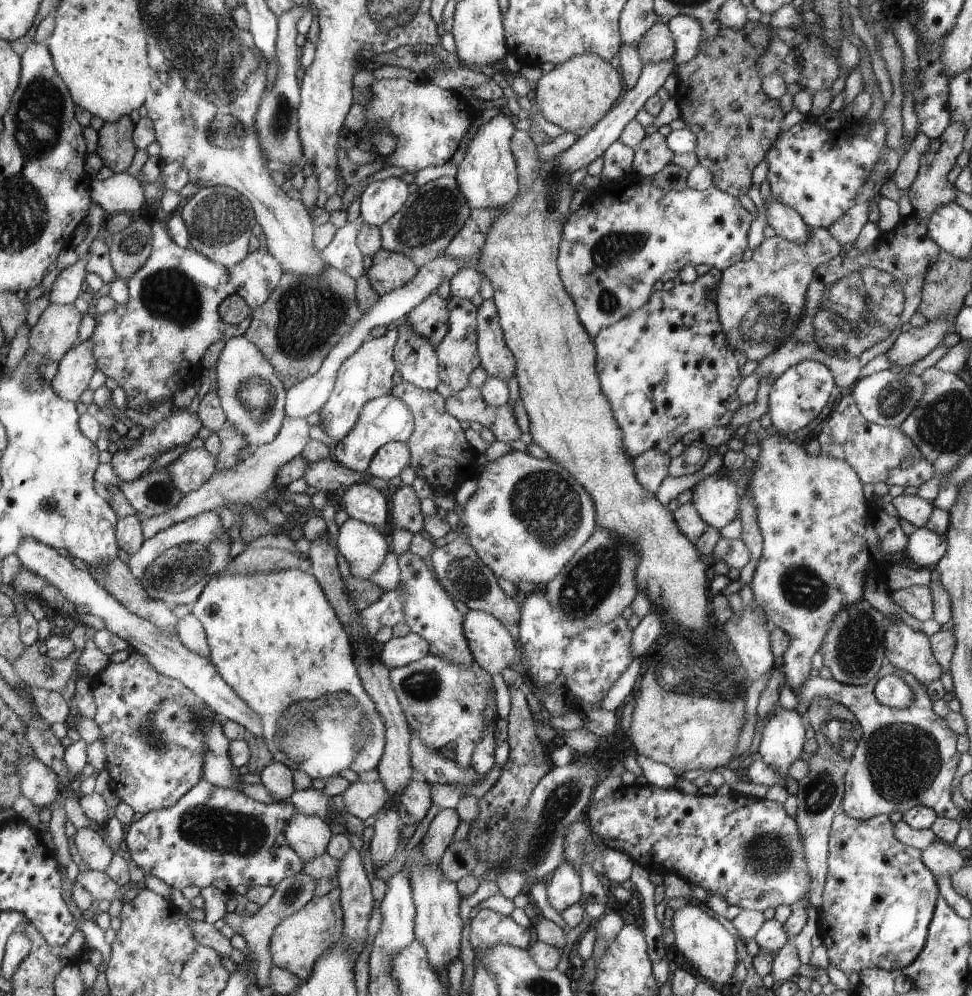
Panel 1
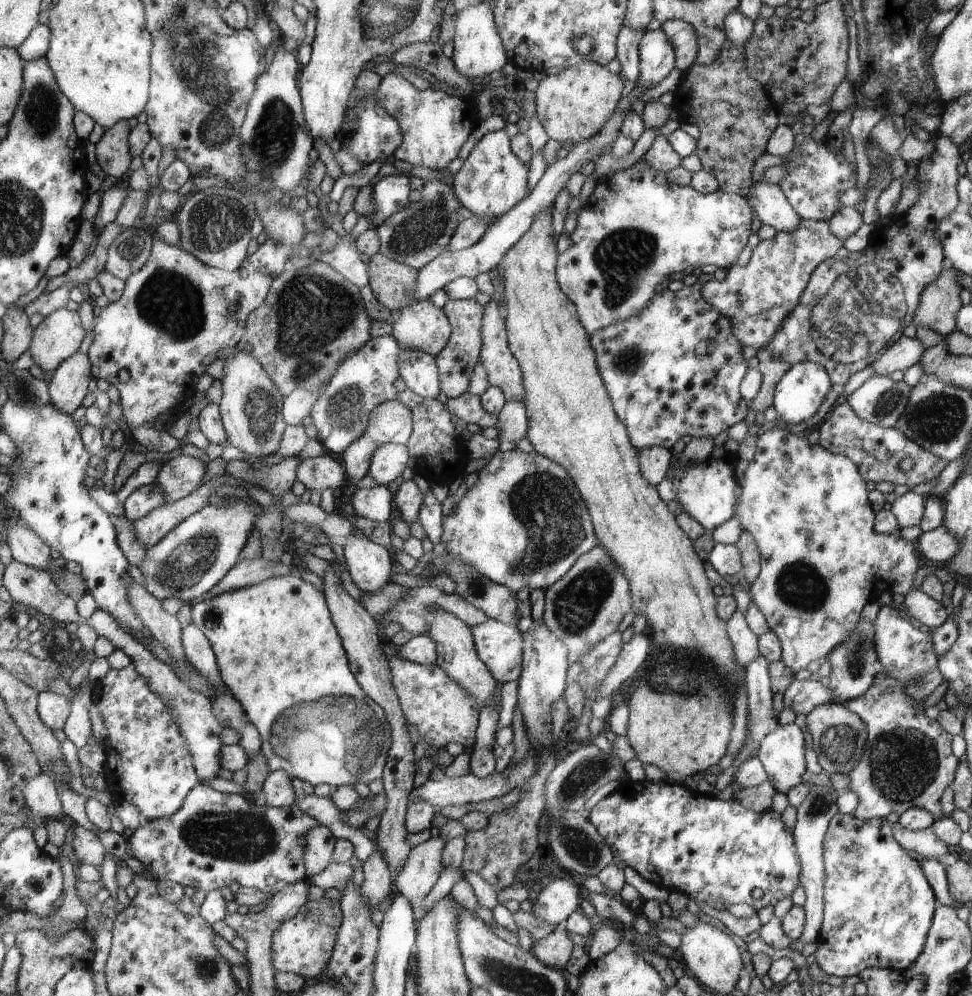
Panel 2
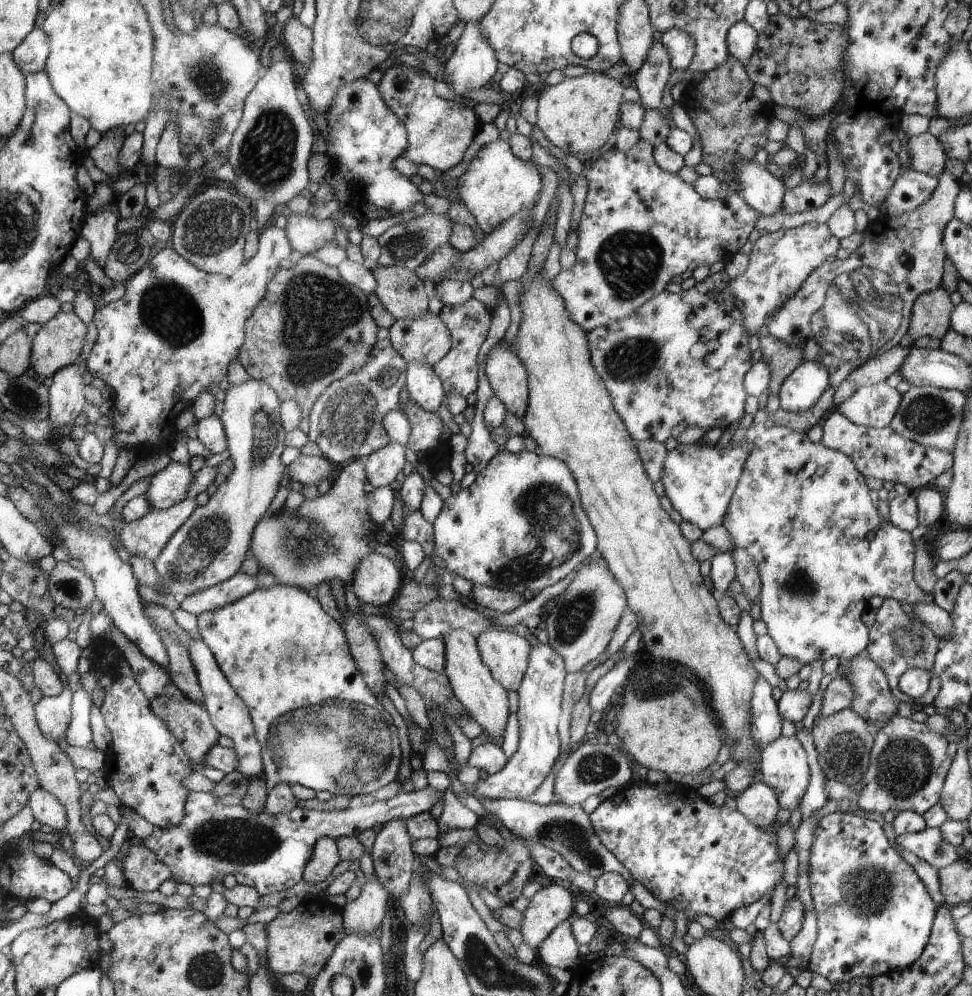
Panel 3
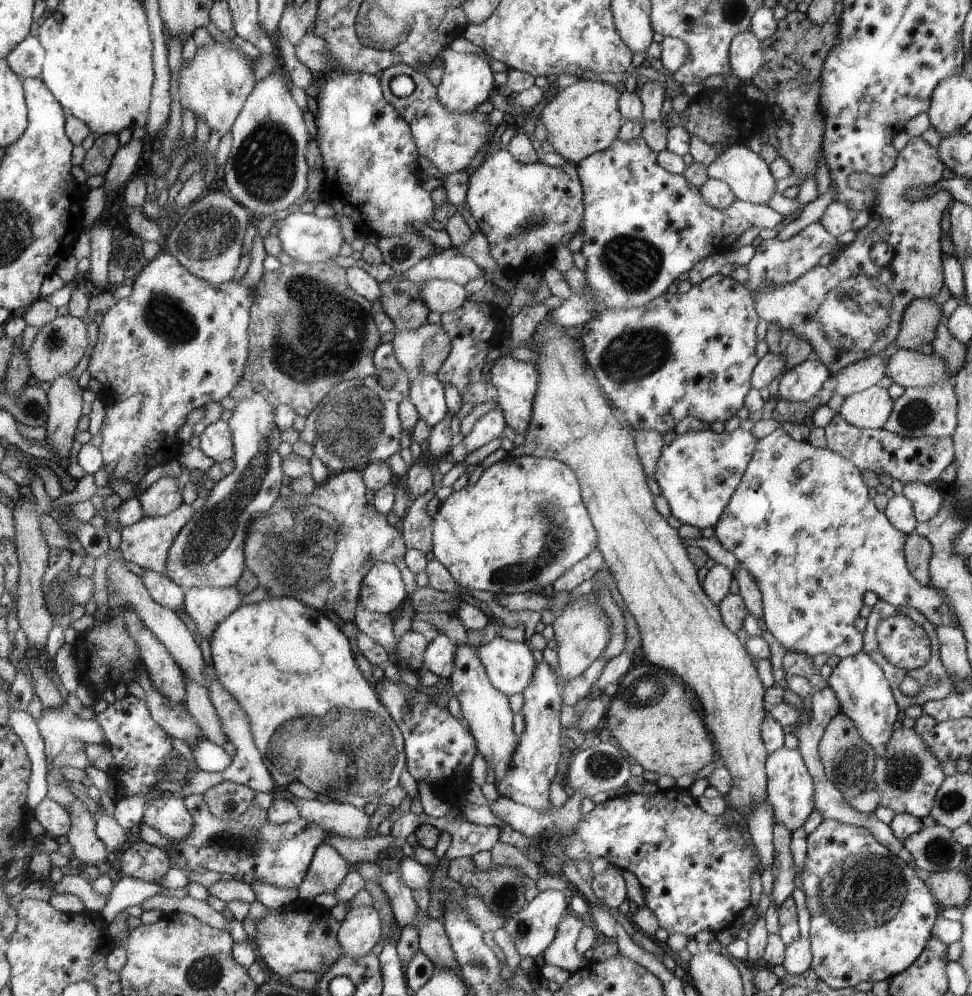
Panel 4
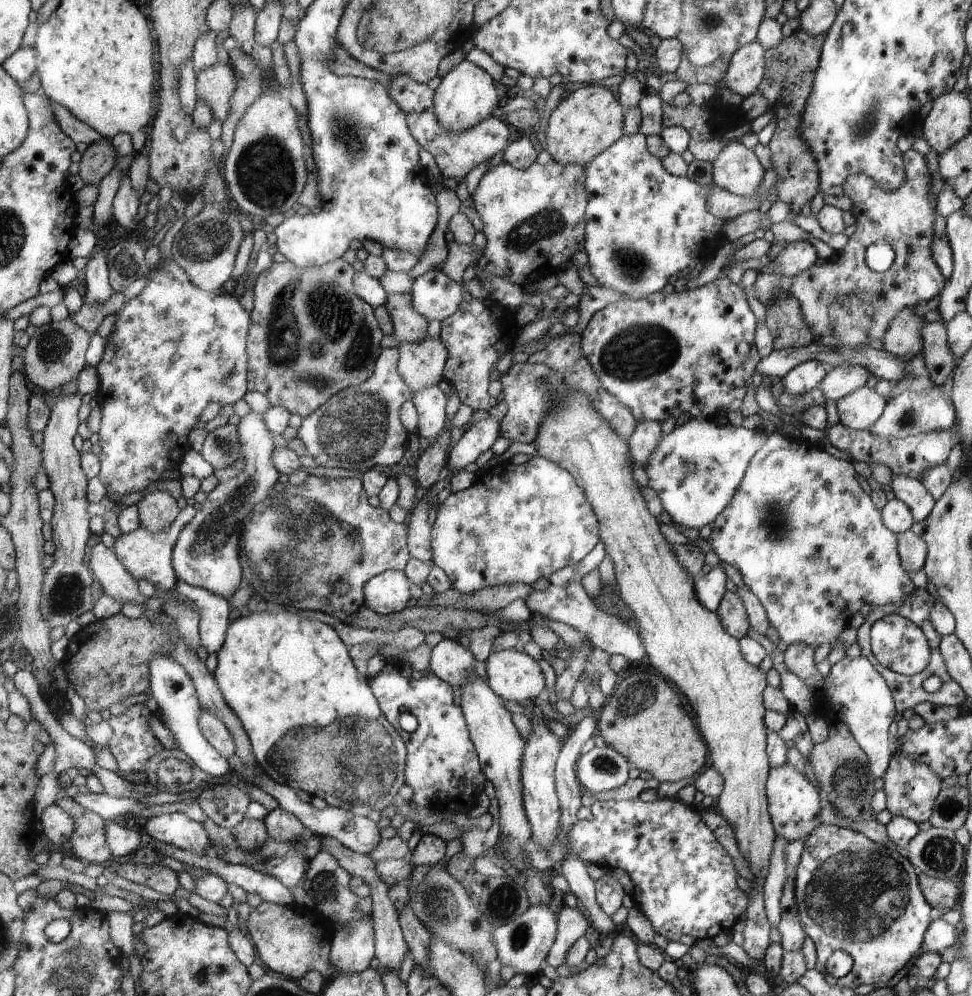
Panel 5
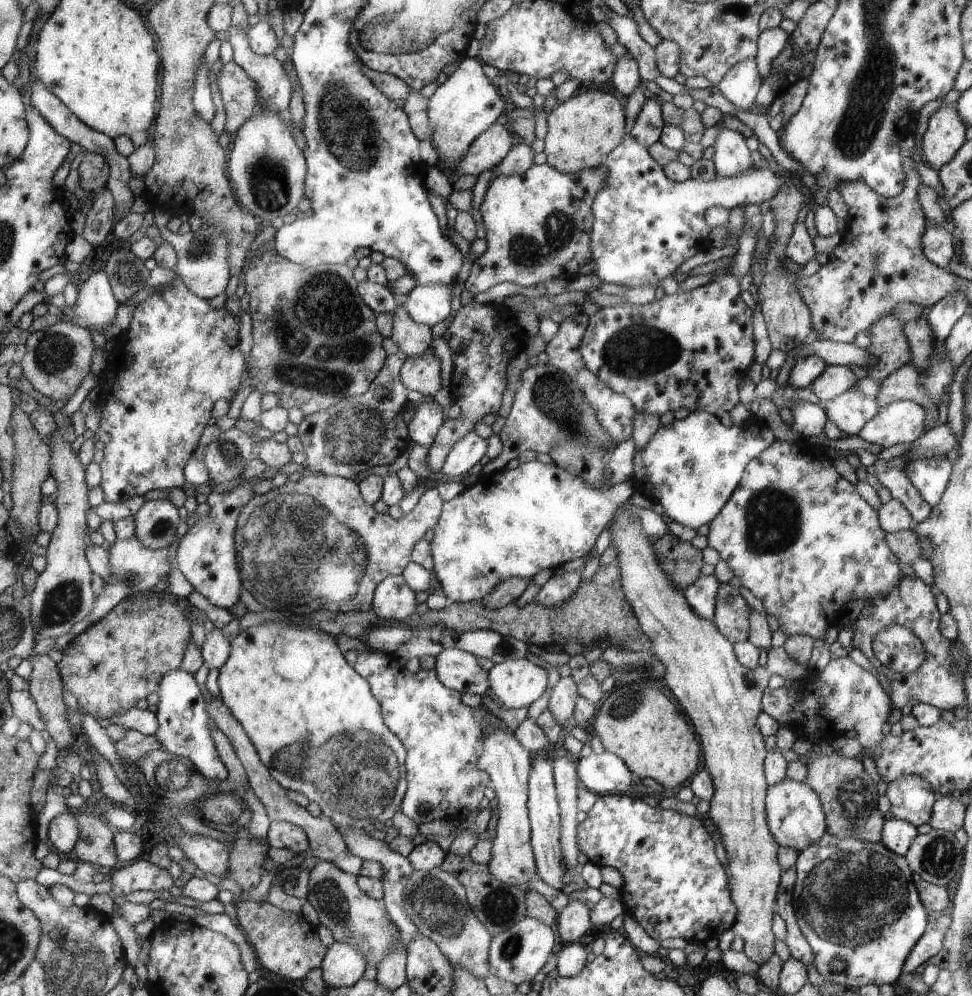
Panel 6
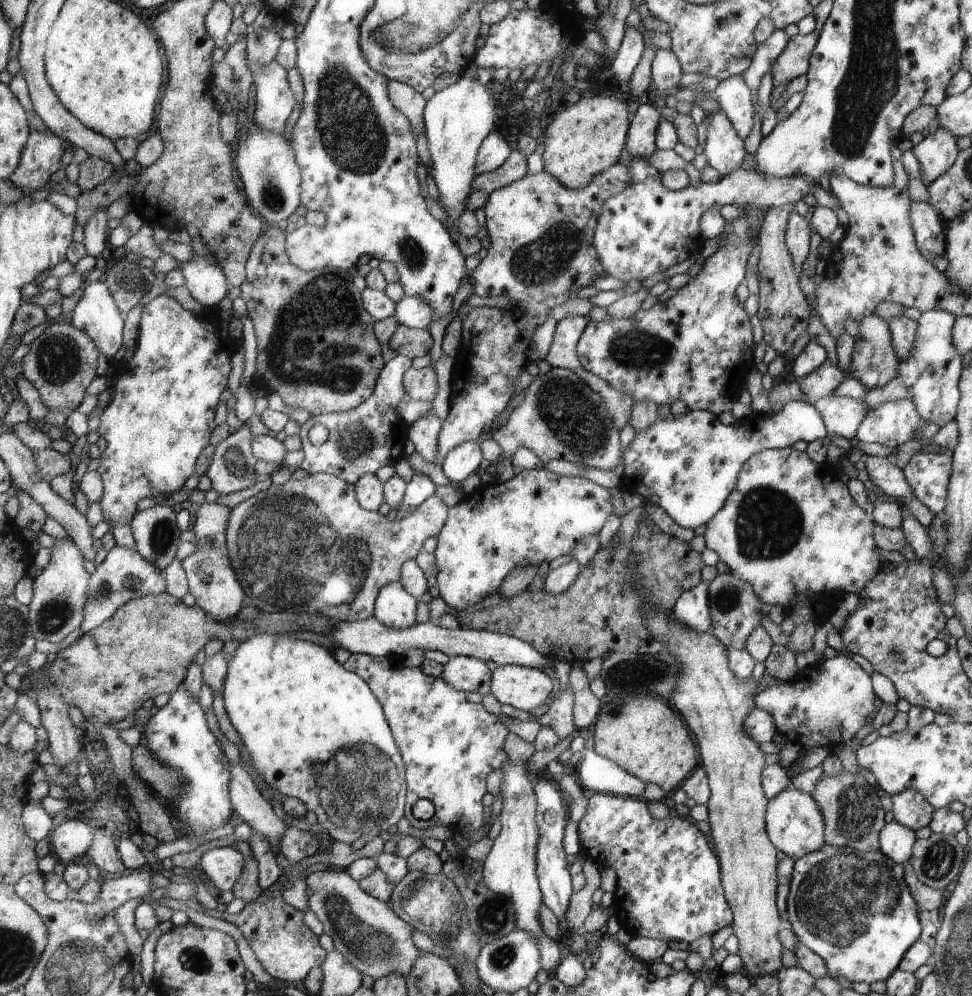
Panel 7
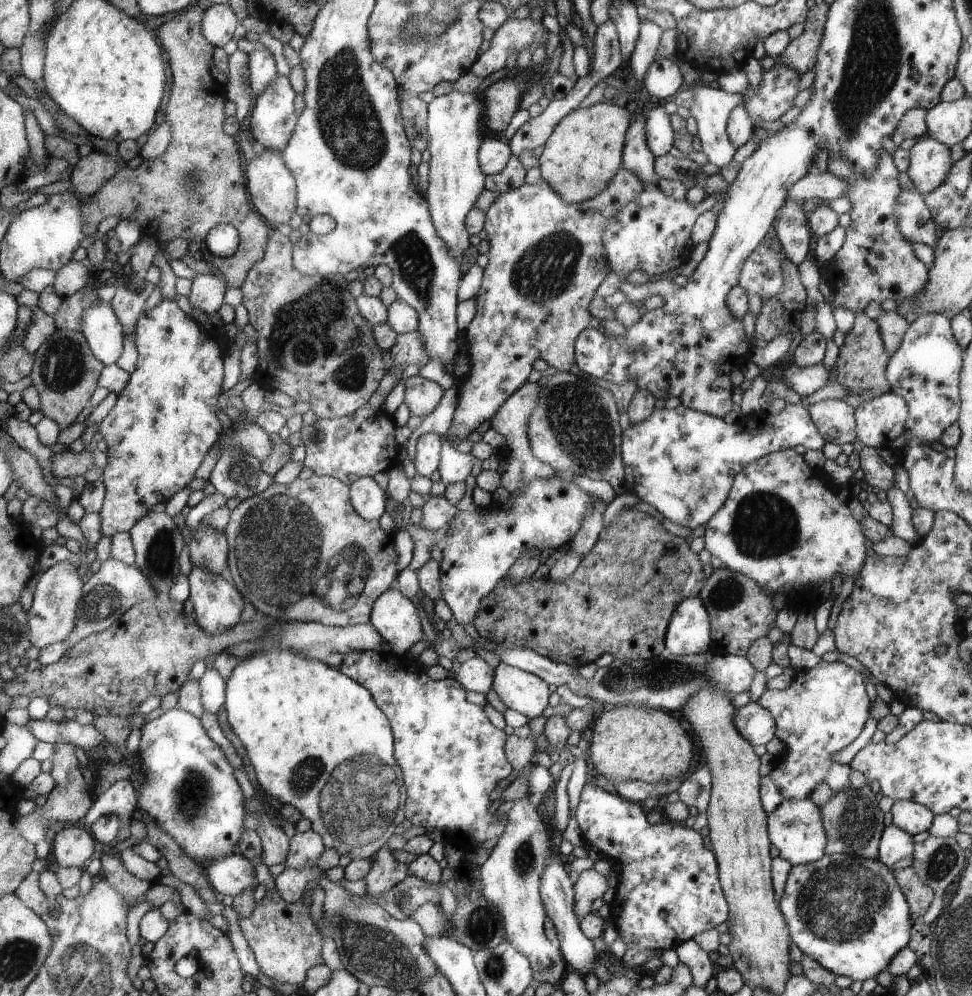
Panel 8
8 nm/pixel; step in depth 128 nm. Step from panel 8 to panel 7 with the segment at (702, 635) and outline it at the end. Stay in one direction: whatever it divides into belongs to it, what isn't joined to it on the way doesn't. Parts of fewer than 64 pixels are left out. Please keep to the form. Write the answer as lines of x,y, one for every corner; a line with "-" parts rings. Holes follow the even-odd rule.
702,581
700,585
681,594
673,606
672,616
684,626
698,631
698,634
710,633
711,612
708,602
708,583

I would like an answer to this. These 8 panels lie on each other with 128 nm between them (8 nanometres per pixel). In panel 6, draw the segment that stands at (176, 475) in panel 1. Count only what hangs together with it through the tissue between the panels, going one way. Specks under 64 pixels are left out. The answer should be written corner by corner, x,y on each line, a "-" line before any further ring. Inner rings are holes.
168,499
146,501
133,517
134,536
141,539
150,550
169,548
168,544
176,538
180,514

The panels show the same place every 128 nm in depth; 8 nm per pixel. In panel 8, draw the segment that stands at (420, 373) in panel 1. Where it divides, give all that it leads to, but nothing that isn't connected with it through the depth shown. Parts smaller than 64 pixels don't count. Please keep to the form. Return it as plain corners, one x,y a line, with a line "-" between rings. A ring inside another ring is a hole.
426,433
418,437
413,462
416,474
431,478
441,462
441,448
444,438
439,434

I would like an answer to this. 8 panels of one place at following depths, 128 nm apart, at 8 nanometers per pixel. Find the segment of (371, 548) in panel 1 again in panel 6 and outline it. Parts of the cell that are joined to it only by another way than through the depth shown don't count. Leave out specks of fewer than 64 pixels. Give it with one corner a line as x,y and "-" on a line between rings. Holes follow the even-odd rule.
402,575
385,578
377,586
373,597
373,611
378,618
388,620
389,623
405,623
413,616
414,610
414,590

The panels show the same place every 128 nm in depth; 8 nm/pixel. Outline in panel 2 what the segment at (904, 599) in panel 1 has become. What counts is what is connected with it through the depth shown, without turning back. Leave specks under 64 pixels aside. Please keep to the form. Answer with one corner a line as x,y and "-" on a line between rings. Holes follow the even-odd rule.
919,588
906,596
902,610
916,624
929,630
939,628
950,617
942,603
935,602

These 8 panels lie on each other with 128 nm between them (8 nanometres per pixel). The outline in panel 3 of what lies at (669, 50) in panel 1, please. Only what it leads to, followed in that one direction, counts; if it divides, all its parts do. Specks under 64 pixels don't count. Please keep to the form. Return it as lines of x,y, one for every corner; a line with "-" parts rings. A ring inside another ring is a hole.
653,40
642,67
632,76
640,93
640,104
646,109
660,109
664,88
673,72
666,48
660,40

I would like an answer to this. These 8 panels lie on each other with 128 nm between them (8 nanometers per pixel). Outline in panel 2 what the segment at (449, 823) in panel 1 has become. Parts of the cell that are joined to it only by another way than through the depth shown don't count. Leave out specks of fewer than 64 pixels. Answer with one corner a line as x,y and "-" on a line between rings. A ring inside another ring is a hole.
437,833
418,846
411,848
403,870
394,880
394,890
416,906
436,885
443,870
442,852
447,844

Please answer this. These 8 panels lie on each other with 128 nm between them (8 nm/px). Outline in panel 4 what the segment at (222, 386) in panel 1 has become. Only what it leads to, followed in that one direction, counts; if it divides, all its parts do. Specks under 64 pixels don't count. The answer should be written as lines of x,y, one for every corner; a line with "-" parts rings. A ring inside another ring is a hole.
254,392
250,398
240,400
232,410
227,424
231,431
233,441
233,464
234,471
216,482
208,500
188,525
177,535
169,553
165,576
170,578
183,590
194,587
230,587
236,585
245,568
245,543
249,537
249,527
256,516
265,514
273,509
274,502
278,500
282,478
282,456
276,452
280,444
280,430
276,424
276,407
269,402
263,394

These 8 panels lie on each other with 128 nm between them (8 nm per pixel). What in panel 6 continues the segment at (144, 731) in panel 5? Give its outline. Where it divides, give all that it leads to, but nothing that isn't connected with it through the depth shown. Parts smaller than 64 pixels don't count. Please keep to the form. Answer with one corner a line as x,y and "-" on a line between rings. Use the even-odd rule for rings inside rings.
126,729
126,736
115,743
117,753
124,760
124,766
135,766
148,752
162,749
161,742
154,735
145,735

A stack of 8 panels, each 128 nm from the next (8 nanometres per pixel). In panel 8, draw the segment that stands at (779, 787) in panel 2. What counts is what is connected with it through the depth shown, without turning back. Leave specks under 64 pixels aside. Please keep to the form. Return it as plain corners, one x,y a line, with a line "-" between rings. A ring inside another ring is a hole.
810,797
806,799
784,799
772,812
768,813
768,832
774,848
778,849
782,859
789,860
792,866
814,864
822,860
825,847
828,845
828,836
824,834
824,821
820,818
821,810

